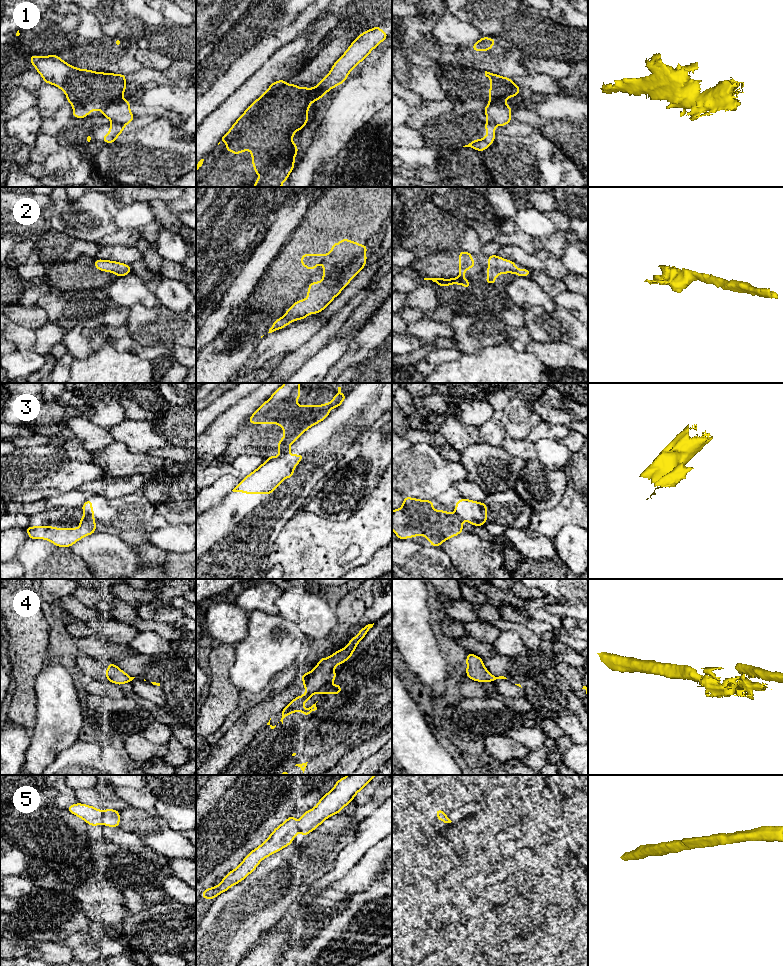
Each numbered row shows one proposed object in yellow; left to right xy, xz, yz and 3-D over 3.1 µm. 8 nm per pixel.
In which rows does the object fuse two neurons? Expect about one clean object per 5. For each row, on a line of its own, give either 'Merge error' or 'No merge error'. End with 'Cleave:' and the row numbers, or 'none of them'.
1: Merge error
2: No merge error
3: Merge error
4: Merge error
5: No merge error
Cleave: 1, 3, 4

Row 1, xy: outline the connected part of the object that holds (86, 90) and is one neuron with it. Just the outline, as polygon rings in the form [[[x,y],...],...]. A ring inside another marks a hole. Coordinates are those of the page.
[[[32,55],[29,59],[44,83],[58,87],[66,94],[67,102],[73,106],[73,117],[82,119],[94,110],[104,110],[121,100],[126,90],[127,74],[78,69],[58,55]]]

